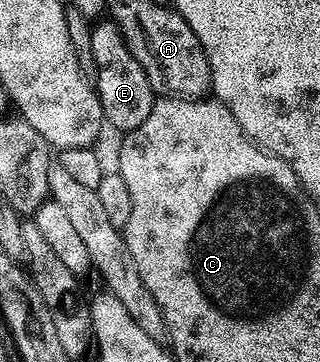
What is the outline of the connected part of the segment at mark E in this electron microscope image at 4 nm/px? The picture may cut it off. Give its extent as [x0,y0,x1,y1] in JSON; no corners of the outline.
[90,19,156,135]

